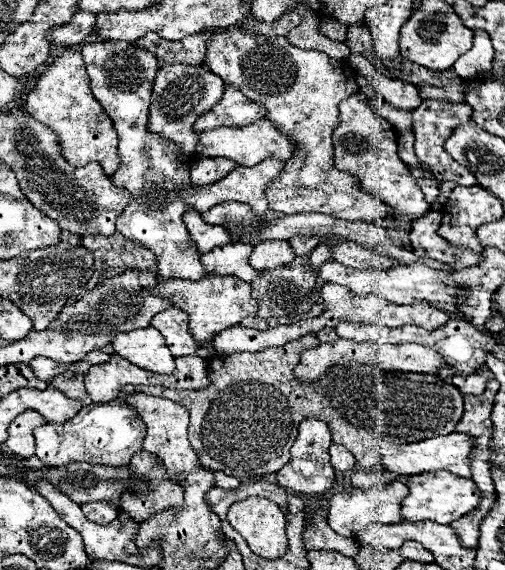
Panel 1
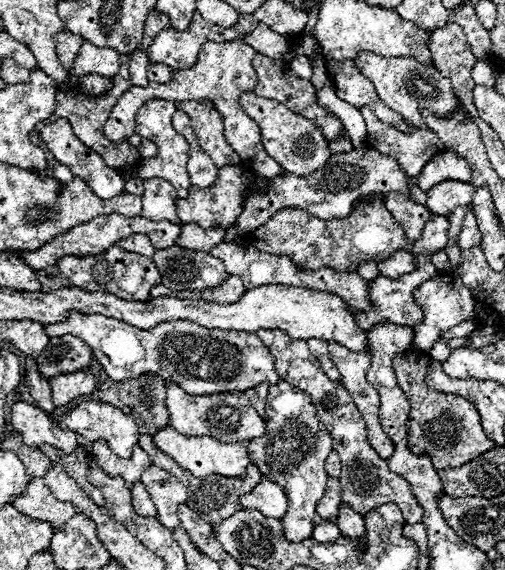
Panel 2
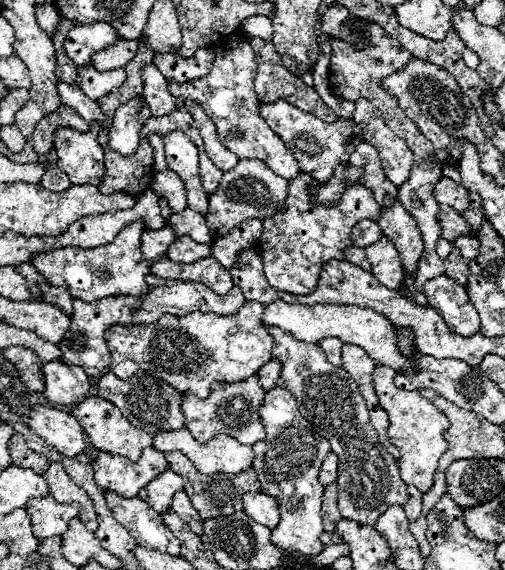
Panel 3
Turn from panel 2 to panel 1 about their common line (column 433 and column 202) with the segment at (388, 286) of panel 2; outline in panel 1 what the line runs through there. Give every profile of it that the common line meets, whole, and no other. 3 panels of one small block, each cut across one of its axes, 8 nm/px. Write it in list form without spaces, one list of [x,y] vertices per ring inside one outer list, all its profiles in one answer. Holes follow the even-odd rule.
[[[92,42],[84,44],[80,54],[86,64],[92,94],[110,114],[120,136],[118,152],[124,166],[120,166],[112,180],[118,188],[126,188],[132,194],[132,202],[116,220],[118,232],[156,254],[162,280],[204,278],[208,272],[204,270],[200,262],[200,252],[190,240],[188,230],[182,222],[182,216],[192,210],[192,206],[184,204],[180,196],[180,190],[192,188],[192,158],[188,160],[188,156],[176,142],[148,132],[148,110],[152,102],[150,94],[156,72],[160,68],[158,58],[144,48],[132,46],[130,42]]]

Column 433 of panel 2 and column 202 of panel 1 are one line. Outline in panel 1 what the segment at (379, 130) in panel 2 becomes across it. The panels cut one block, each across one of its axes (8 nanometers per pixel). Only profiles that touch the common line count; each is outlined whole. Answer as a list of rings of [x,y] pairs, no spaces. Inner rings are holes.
[[[262,118],[260,122],[254,122],[252,126],[244,128],[228,128],[220,126],[214,130],[206,130],[200,134],[200,140],[196,144],[196,154],[202,158],[228,158],[234,160],[238,166],[256,166],[258,162],[266,158],[278,158],[278,160],[290,160],[294,156],[294,144],[288,142],[284,134],[280,134],[272,122]]]

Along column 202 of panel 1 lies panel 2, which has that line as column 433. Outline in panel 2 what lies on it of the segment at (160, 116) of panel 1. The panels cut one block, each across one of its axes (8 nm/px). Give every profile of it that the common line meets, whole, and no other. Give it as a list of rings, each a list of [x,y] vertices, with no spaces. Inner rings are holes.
[[[360,52],[354,62],[356,62],[356,68],[360,68],[362,74],[374,84],[374,88],[378,90],[378,96],[392,110],[396,110],[408,122],[412,122],[414,126],[426,128],[426,124],[420,116],[420,108],[436,112],[438,116],[446,116],[448,112],[452,112],[456,108],[458,100],[456,100],[456,94],[452,90],[450,80],[444,78],[434,66],[424,66],[410,56],[388,58],[388,56],[378,56],[372,52]]]

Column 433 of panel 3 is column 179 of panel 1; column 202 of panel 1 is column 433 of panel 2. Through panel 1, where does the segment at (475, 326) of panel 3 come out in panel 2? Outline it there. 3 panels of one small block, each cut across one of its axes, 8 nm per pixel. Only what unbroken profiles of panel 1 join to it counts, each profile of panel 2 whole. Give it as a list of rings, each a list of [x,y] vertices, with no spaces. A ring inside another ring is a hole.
[[[456,272],[452,274],[438,274],[436,278],[426,280],[424,284],[420,284],[414,292],[412,292],[416,304],[422,308],[424,318],[422,322],[418,322],[418,326],[414,326],[414,342],[416,346],[432,346],[442,332],[458,326],[464,320],[470,320],[474,316],[474,306],[476,300],[472,296],[472,292],[462,284],[460,276]]]

